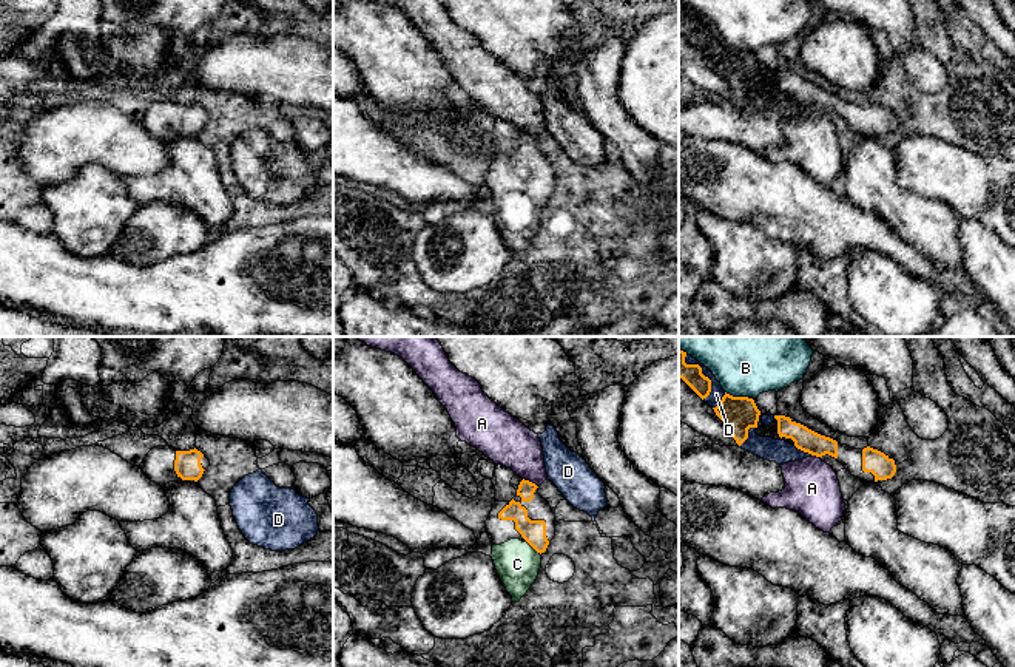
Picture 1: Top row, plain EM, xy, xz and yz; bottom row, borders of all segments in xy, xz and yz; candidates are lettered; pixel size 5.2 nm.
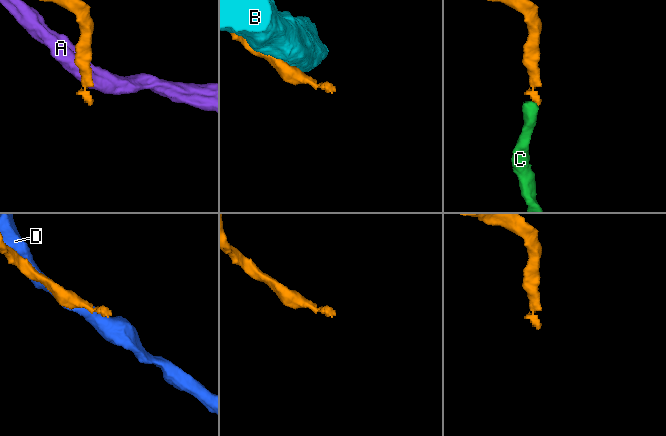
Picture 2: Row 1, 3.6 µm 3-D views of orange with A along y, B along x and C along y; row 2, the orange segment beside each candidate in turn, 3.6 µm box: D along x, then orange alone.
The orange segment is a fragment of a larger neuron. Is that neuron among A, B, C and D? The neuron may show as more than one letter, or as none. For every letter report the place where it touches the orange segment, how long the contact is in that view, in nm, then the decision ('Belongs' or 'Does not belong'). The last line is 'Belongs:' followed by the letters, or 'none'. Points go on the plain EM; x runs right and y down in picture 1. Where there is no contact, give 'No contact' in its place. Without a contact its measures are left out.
A: Touches orange at xz (531, 136). Shared border 90 nm. Does not belong
B: Touches orange at yz (739, 51). Shared border 160 nm. Does not belong
C: Touches orange at xz (534, 203). Shared border 110 nm. Belongs
D: Touches orange at yz (747, 87). Shared border 170 nm. Does not belong
Belongs: C

